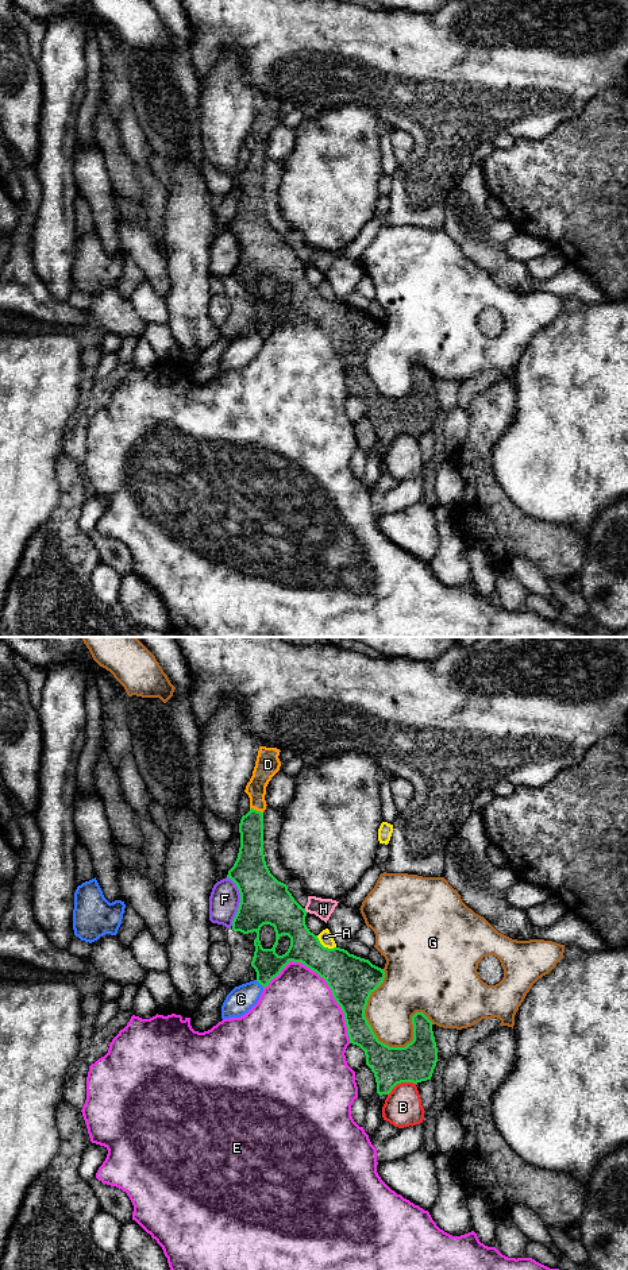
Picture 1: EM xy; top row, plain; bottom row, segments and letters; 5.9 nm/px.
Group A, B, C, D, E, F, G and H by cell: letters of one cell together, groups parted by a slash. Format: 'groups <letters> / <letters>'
groups A / B / C / D / E / F / G / H

